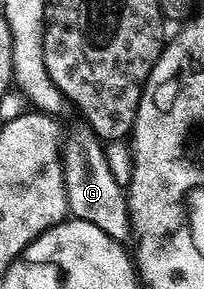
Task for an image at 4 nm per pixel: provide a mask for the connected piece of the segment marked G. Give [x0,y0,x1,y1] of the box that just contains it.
[62,125,129,241]

